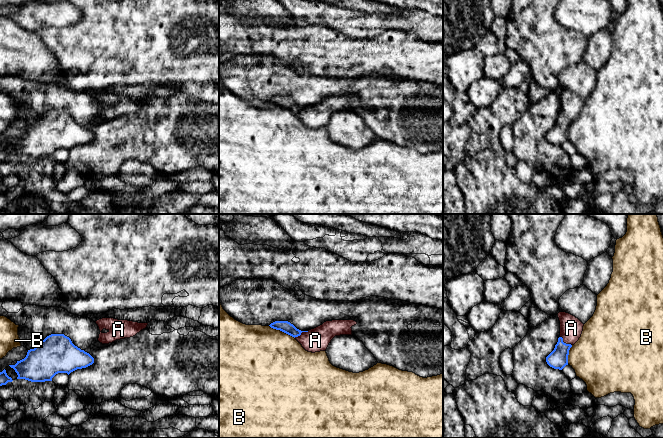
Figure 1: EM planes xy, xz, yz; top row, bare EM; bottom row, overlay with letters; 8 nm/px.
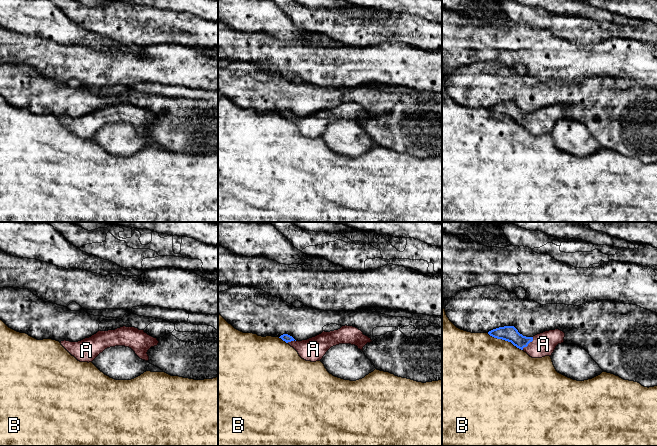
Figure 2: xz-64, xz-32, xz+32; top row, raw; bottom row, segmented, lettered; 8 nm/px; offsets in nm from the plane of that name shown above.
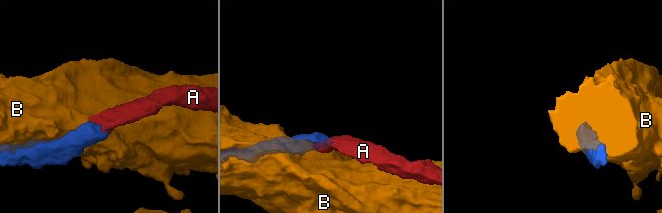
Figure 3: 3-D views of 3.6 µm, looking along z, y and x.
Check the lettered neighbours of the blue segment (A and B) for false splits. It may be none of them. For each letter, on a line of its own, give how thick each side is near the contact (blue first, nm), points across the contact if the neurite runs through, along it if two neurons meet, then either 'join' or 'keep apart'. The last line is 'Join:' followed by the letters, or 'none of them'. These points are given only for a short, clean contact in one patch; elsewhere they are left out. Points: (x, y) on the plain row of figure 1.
A: 90 nm thick on the blue side, 190 nm on the other; runs through xz (284, 102), (294, 108), (301, 108), (309, 116), (315, 116); join
B: 90 nm thick on the blue side, 500 nm on the other; keep apart
Join: A

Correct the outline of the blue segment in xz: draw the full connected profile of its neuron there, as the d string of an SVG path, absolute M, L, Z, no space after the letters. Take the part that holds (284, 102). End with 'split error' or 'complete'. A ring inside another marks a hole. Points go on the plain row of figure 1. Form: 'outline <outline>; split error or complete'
outline M332 96L309 107L301 107L288 97L275 97L269 102L294 113L308 128L325 127L335 112L352 111L354 96Z; split error

